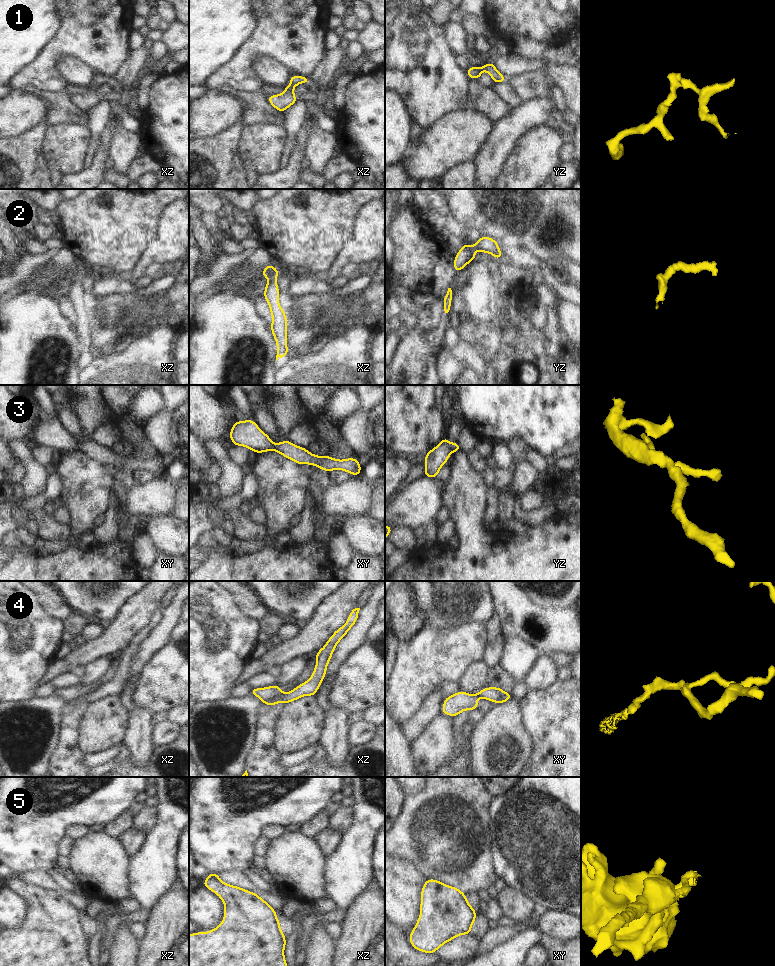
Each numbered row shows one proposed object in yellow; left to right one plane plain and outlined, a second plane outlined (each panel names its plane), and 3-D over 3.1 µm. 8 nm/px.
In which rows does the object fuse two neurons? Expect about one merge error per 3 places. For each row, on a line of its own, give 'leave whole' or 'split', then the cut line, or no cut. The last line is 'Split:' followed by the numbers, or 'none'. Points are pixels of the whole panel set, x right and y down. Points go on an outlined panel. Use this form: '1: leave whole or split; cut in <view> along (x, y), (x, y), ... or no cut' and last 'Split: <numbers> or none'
1: leave whole; no cut
2: leave whole; no cut
3: leave whole; no cut
4: split; cut in xz along (283, 693), (274, 696), (264, 703)
5: split; cut in xz along (274, 911), (277, 928), (285, 939)
Split: 4, 5

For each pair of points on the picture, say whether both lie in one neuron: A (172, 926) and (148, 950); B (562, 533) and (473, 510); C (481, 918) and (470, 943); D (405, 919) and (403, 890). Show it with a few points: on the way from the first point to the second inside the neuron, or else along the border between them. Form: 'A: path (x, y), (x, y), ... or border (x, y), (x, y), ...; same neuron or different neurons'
A: path (164, 932), (158, 938), (151, 938), (150, 942); same neuron
B: path (535, 553), (496, 553), (480, 537); same neuron
C: border (470, 933), (481, 939); different neurons
D: path (404, 912), (403, 897); same neuron

